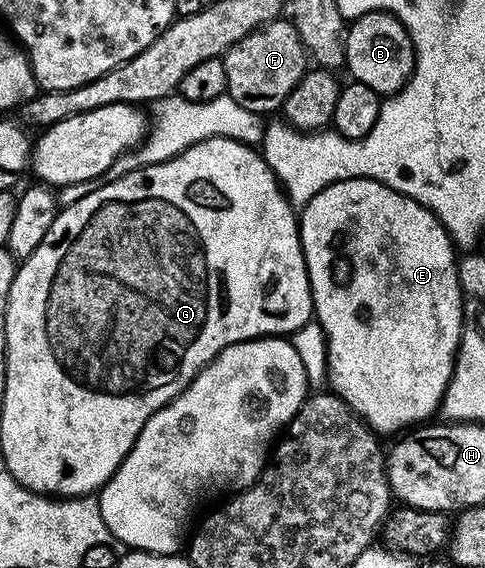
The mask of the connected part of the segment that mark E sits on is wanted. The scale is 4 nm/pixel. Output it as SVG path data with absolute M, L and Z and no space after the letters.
M365 178L342 180L325 186L325 190L317 193L302 208L298 222L299 245L303 248L307 277L311 283L311 297L315 303L313 316L323 328L323 333L326 336L327 372L325 380L327 384L331 383L330 391L334 395L340 396L355 412L355 415L360 417L363 423L376 434L399 431L402 433L412 426L419 426L430 421L434 417L431 415L440 411L447 383L451 380L451 373L455 371L455 357L465 327L465 321L463 321L465 297L463 291L459 289L457 248L450 234L447 233L447 229L427 205L419 204L413 198L409 198L381 182Z

